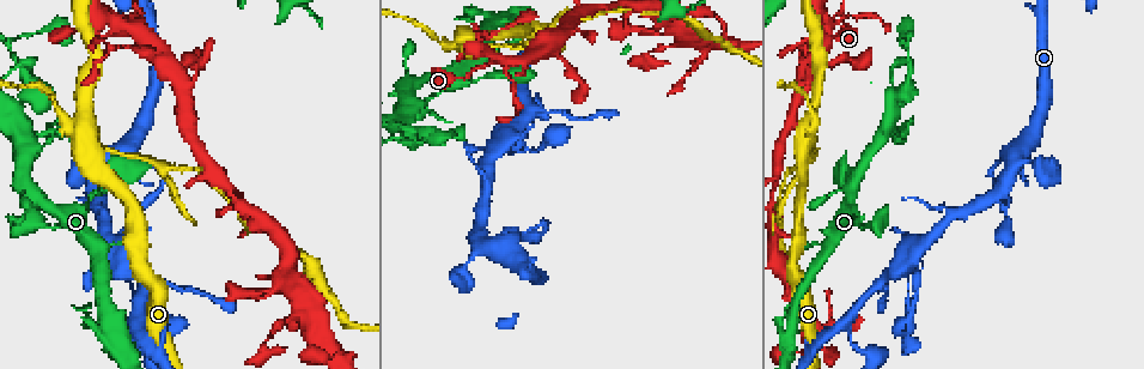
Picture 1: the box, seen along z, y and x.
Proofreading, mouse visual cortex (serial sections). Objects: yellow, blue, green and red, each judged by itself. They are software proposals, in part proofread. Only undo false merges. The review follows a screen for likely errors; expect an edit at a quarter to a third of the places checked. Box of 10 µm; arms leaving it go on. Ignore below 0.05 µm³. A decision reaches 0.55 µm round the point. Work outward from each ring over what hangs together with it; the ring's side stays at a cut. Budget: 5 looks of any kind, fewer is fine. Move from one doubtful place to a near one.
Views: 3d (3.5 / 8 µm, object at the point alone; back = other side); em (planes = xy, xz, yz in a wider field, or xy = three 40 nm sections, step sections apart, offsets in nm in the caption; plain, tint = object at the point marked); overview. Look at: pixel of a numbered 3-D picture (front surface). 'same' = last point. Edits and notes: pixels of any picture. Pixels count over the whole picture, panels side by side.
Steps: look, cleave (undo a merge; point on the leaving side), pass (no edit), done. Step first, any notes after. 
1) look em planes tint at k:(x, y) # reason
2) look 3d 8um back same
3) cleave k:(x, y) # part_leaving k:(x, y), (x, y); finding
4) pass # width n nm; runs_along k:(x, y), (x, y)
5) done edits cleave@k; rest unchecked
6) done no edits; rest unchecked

look 3d 8um back at 1:(510, 239) # two arms in line, one across

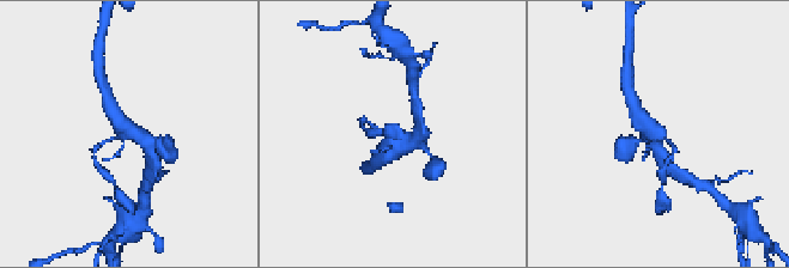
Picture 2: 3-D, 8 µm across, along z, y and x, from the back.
look em xy step 5 tint same # now the EM

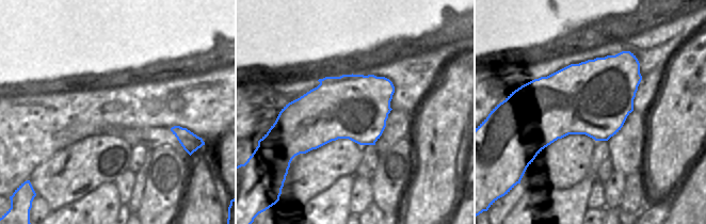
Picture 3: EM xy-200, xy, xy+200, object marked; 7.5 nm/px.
pass # runs_along 2:(108, 104), (152, 152); all the same cell

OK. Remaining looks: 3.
look 3d 3.5um back at 1:(509, 154) # two arms at a narrow angle

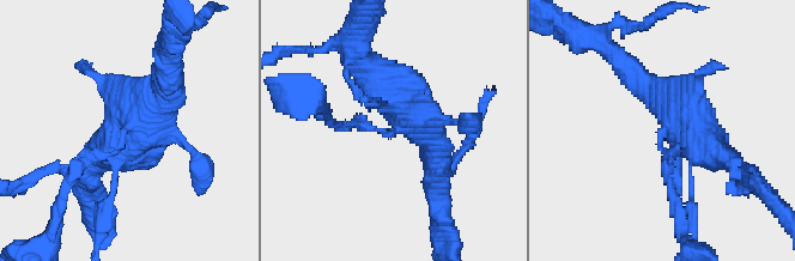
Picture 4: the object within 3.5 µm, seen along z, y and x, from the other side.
look em xy step 3 tint at 4:(129, 129)

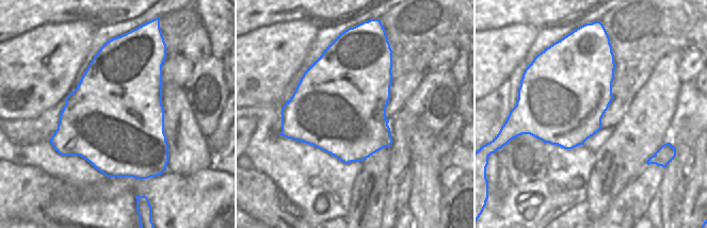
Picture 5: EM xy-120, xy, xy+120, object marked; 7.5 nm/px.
pass # runs_along 4:(631, 72), (714, 153), (732, 161); all the same cell

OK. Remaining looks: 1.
done no edits; rest unchecked

